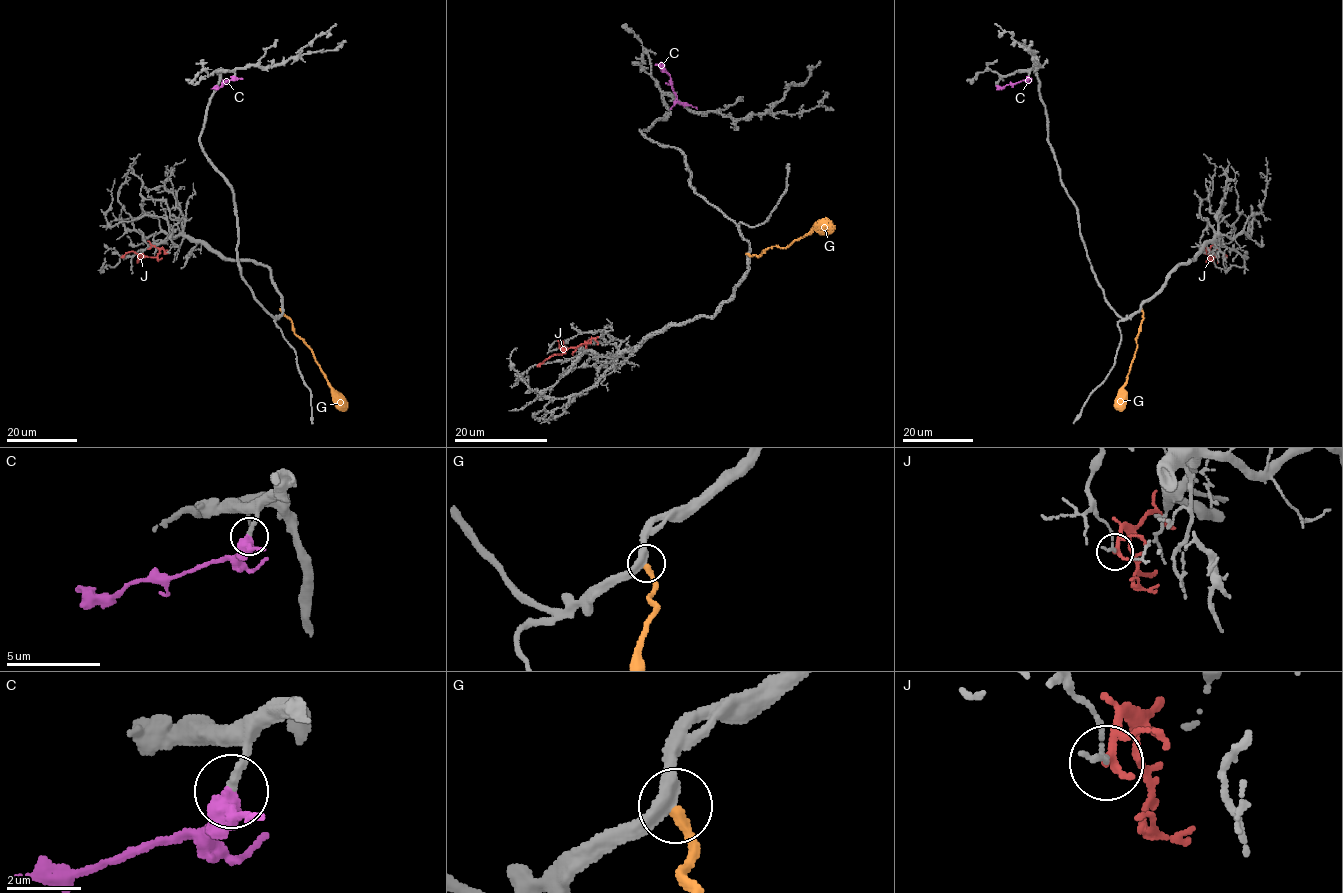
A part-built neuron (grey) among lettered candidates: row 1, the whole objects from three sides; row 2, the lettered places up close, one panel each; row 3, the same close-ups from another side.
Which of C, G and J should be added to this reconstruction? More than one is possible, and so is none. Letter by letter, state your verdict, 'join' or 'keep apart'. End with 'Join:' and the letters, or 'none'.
C: join
G: keep apart
J: keep apart
Join: C

